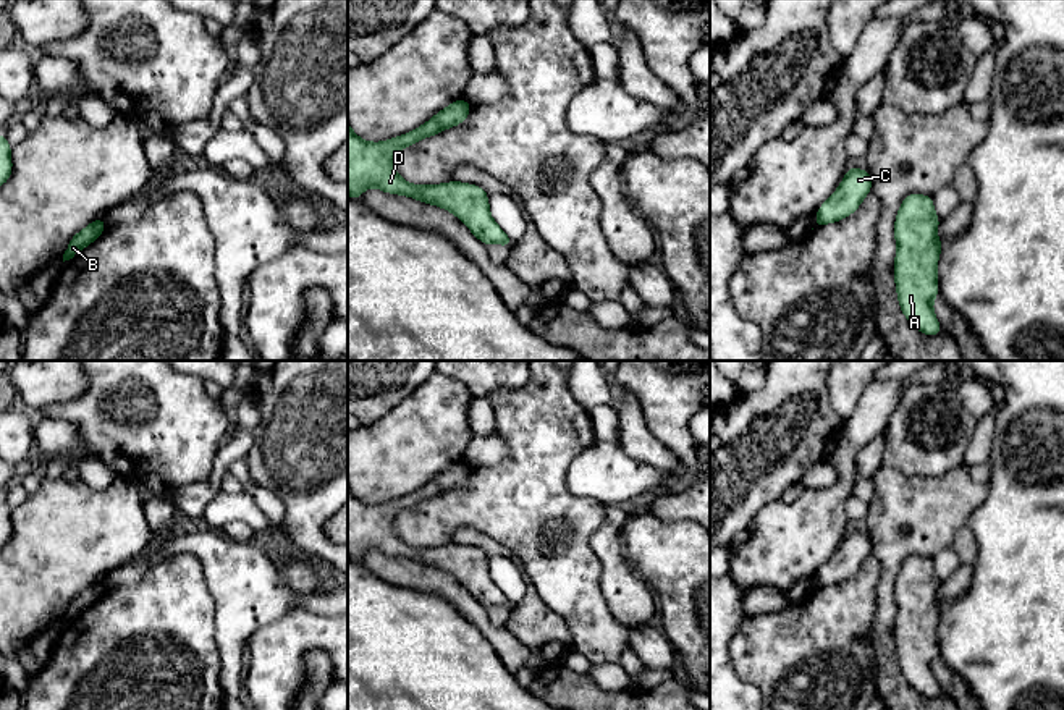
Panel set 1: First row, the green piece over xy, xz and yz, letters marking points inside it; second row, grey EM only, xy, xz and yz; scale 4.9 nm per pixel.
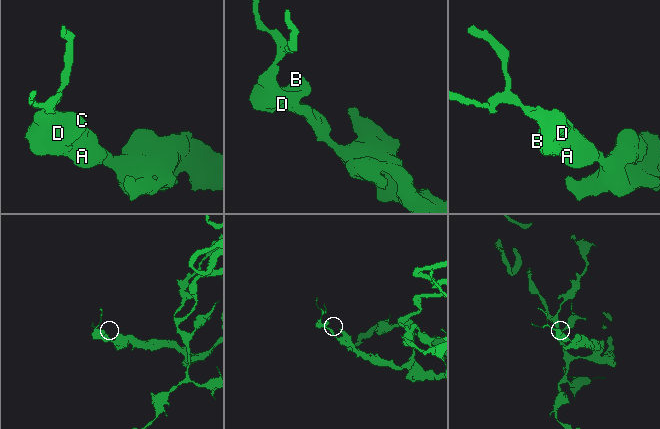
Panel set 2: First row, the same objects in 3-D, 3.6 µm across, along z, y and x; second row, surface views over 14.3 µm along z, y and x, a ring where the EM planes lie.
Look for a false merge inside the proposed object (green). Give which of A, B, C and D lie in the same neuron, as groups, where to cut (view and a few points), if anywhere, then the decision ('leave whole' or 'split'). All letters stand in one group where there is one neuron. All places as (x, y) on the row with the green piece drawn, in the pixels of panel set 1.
groups A B C D; cut none; leave whole

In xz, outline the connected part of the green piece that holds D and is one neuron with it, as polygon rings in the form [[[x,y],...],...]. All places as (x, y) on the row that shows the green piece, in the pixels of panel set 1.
[[[456,99],[414,131],[382,142],[361,139],[348,121],[348,197],[361,201],[367,188],[407,196],[446,209],[485,246],[503,244],[511,249],[514,241],[492,218],[485,189],[454,180],[443,184],[411,184],[395,171],[395,158],[401,149],[464,123],[471,108],[466,99]]]

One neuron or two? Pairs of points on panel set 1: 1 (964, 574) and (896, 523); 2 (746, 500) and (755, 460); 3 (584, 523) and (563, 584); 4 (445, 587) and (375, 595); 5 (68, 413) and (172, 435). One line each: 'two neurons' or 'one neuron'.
1: two neurons
2: one neuron
3: one neuron
4: two neurons
5: one neuron

